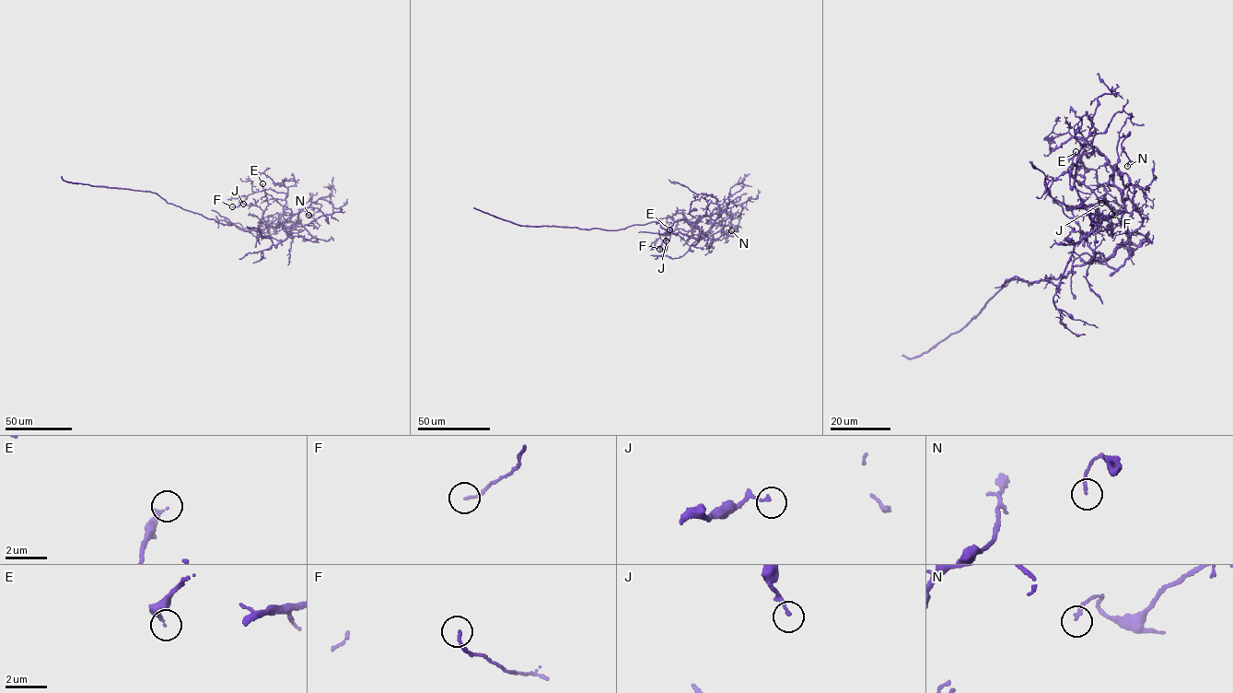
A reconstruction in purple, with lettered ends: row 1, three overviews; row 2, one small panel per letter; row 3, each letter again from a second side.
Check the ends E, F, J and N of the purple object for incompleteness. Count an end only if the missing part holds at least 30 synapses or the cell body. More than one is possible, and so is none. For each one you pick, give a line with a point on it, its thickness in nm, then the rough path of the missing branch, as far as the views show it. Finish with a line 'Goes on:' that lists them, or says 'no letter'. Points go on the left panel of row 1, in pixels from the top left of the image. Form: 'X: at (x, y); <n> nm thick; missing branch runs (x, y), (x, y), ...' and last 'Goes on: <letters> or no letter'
Goes on: no letter

